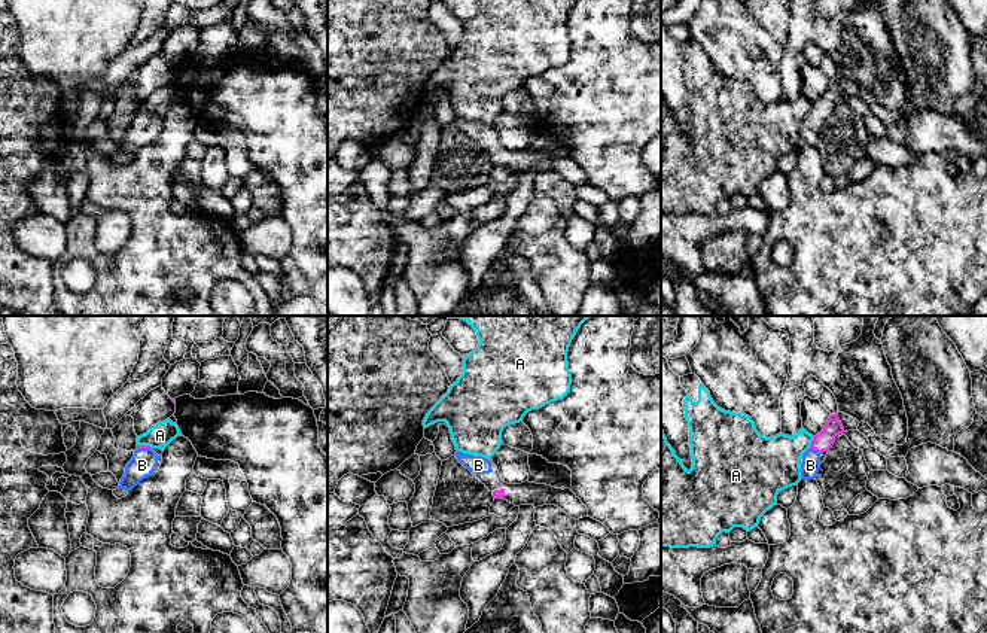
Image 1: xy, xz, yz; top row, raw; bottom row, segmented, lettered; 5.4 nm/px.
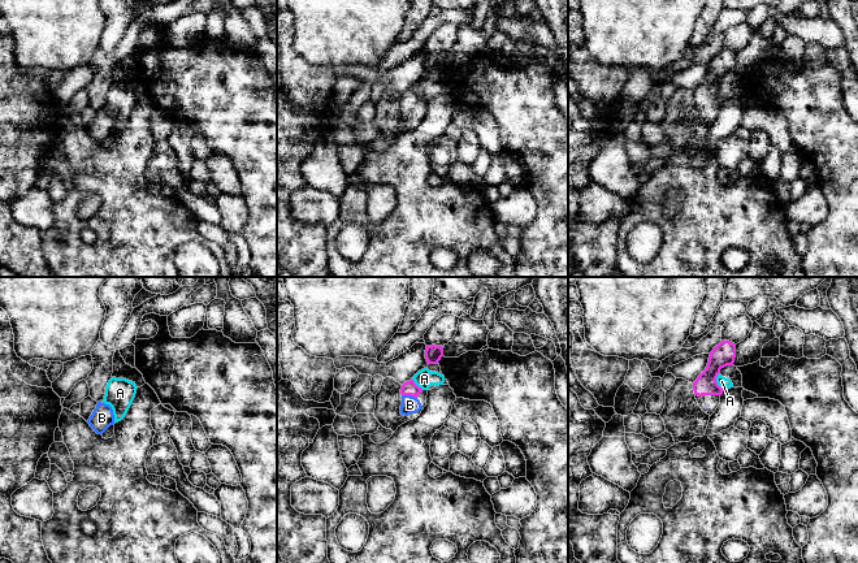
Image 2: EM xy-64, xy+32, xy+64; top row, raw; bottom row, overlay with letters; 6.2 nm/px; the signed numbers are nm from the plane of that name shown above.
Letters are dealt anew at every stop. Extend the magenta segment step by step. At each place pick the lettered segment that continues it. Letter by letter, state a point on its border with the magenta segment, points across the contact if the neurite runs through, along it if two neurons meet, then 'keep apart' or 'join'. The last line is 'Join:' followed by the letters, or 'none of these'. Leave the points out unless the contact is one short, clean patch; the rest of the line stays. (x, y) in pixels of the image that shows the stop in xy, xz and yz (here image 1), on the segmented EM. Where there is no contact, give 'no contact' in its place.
A: meets magenta in yz at (812, 443); border along yz (813, 437), (809, 447); keep apart
B: meets magenta in yz at (815, 449); runs through yz (823, 441), (815, 449), (810, 465); join
Join: B

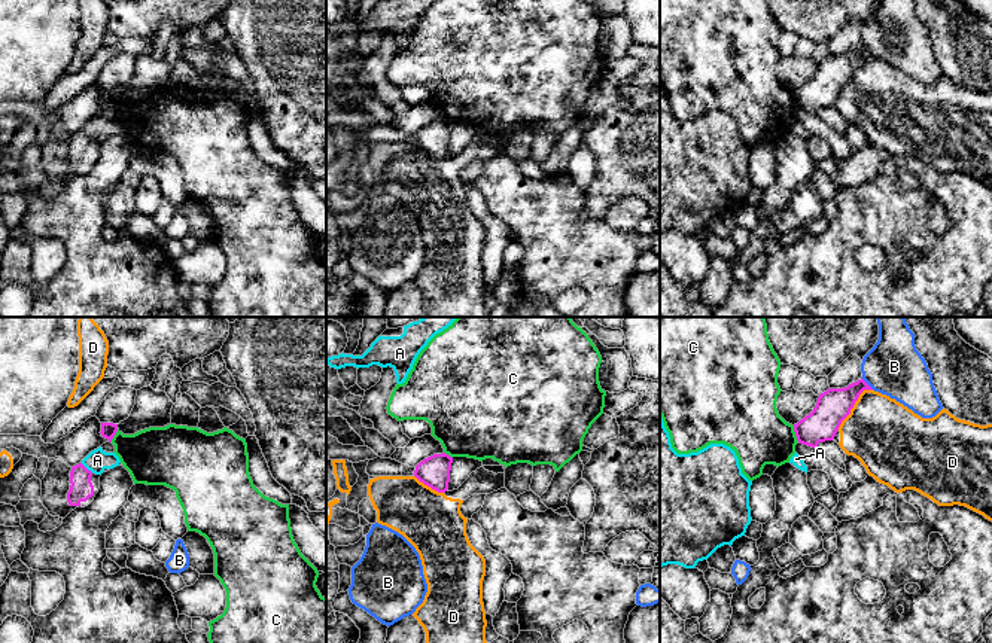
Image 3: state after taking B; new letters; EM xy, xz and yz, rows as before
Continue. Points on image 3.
A: meets magenta in xy at (85, 468); keep apart
B: meets magenta in yz at (866, 383); keep apart
C: meets magenta in yz at (796, 435); keep apart
D: meets magenta in yz at (852, 407); keep apart
Join: none of these

